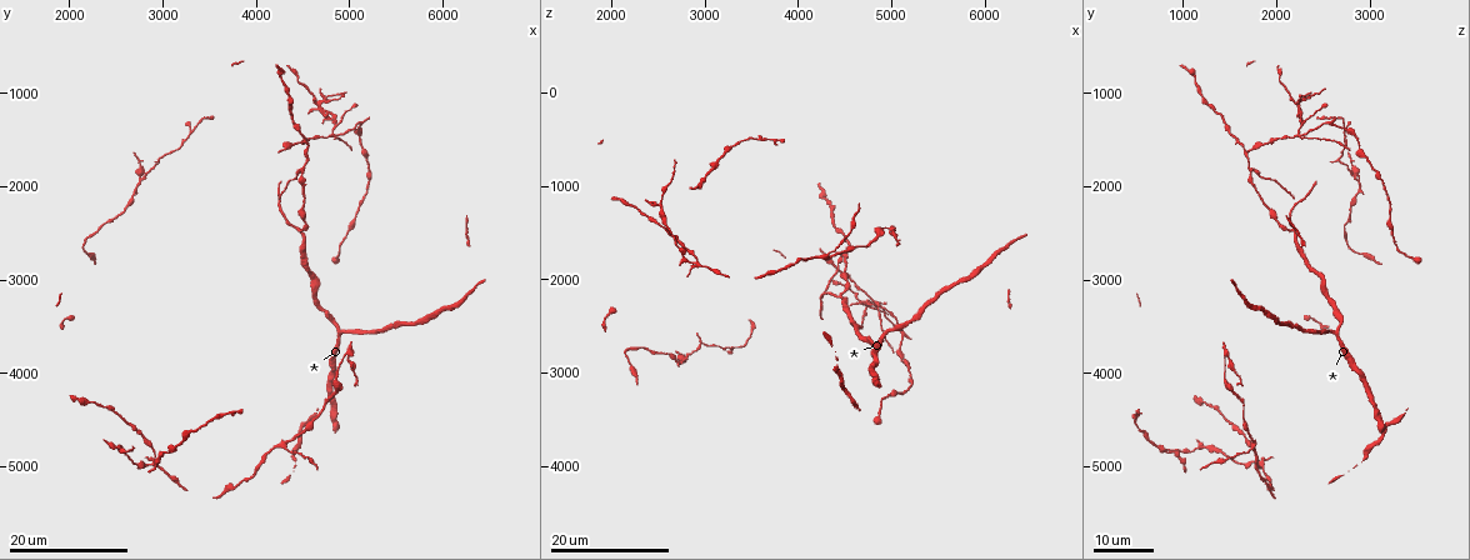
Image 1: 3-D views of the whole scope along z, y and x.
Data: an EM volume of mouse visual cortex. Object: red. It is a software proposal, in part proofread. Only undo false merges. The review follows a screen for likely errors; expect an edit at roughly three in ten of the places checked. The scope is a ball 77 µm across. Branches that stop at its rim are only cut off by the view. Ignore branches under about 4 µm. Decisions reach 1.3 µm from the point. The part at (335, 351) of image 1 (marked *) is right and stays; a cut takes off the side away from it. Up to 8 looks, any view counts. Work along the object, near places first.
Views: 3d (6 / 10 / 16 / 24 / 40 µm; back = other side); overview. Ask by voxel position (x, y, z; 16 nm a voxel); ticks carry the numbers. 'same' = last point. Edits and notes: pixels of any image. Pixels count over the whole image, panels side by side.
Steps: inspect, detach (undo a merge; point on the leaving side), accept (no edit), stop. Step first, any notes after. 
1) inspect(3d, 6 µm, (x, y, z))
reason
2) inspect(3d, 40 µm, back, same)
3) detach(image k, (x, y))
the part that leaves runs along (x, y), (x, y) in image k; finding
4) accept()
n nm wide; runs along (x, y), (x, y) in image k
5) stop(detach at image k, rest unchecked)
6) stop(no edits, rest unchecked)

inspect(3d, 24 µm, (4900, 3550, 2650))
a fork

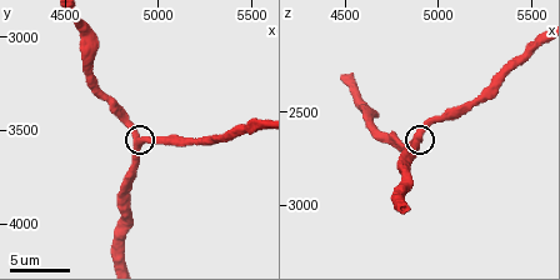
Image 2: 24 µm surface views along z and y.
inspect(3d, 10 µm, (4900, 3560, 2620))
zoom in

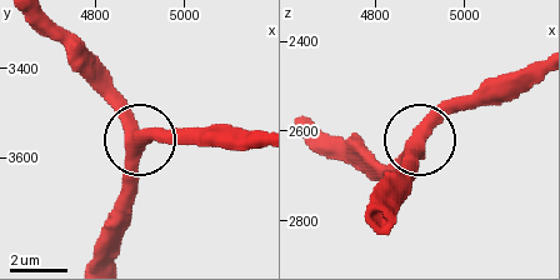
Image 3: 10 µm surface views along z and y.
accept()
440 nm wide; runs along (394, 178), (484, 80) in image 3; all the same neuron

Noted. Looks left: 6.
inspect(3d, 24 µm, (4450, 2450, 2150))
three-way junction

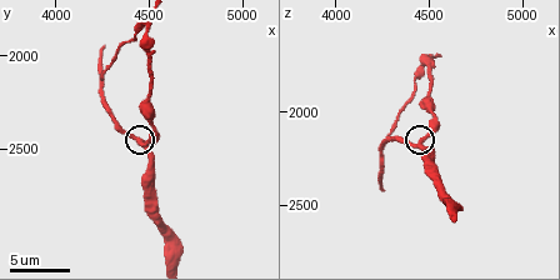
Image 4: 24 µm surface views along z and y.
inspect(3d, 10 µm, (4460, 2460, 2180))

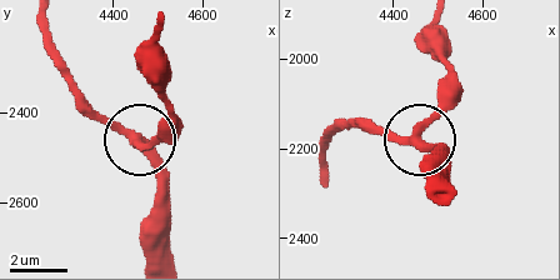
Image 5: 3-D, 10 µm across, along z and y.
accept()
side arm 11 µm; runs along (168, 254), (158, 160), (84, 98) in image 5; all the same neuron

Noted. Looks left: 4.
inspect(3d, 24 µm, (4500, 1800, 1700))
a fork

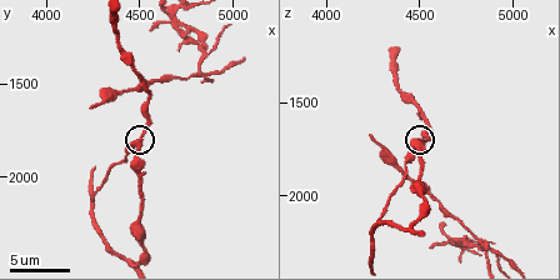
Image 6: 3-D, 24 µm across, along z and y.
inspect(3d, 10 µm, same)

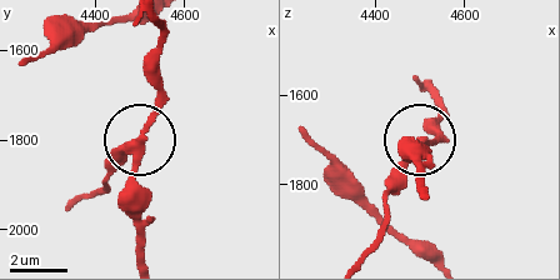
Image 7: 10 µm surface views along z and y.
detach(image 7, (115, 168))
the part that leaves runs along (135, 148), (109, 176), (106, 190), (78, 205) in image 7; two neurons meet here

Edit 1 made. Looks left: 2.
inspect(3d, 6 µm, (4820, 1460, 2260))
four or more arms meet

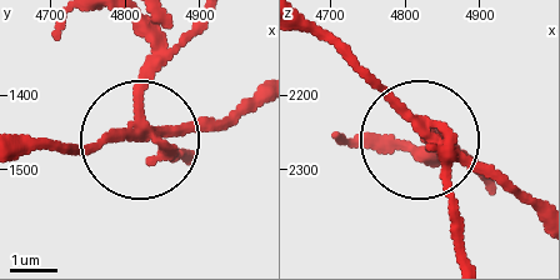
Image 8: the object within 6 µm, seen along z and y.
inspect(3d, 6 µm, back, (4820, 1445, 2245))

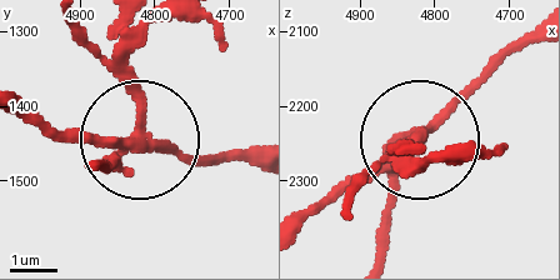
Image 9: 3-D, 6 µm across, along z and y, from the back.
detach(image 9, (133, 69))
220 nm wide; a second neuron is stuck on

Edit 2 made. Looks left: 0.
stop(detach at image 7, detach at image 9, rest unchecked)

